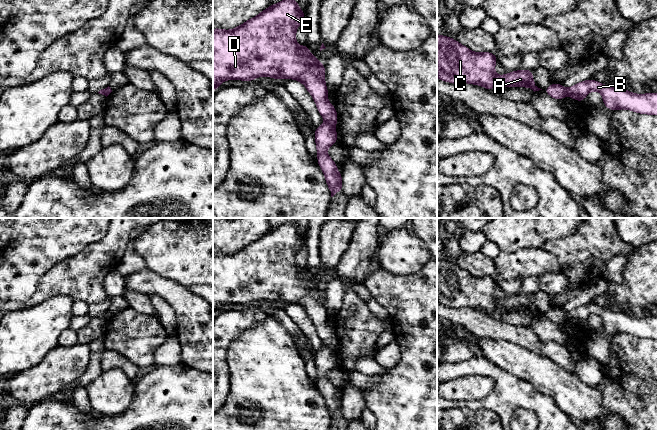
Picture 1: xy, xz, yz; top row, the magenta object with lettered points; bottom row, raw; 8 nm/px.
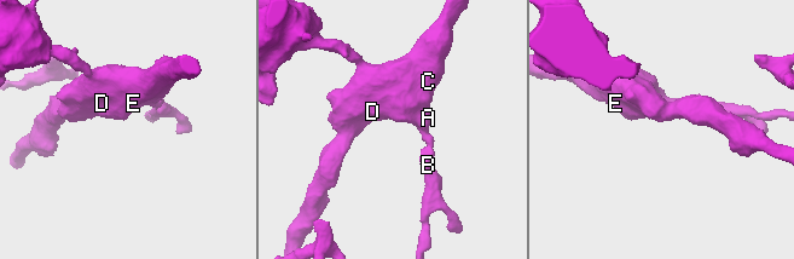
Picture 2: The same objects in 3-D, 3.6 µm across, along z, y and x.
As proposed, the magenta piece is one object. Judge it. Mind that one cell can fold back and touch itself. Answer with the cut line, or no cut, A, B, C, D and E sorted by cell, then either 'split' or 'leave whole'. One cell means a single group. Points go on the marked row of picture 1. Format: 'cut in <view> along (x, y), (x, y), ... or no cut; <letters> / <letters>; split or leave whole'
cut in xz along (326, 122), (334, 127); A C D E / B; split

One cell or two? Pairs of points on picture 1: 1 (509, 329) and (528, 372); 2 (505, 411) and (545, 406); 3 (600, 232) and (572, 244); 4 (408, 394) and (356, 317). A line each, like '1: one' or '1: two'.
1: two
2: one
3: one
4: two

